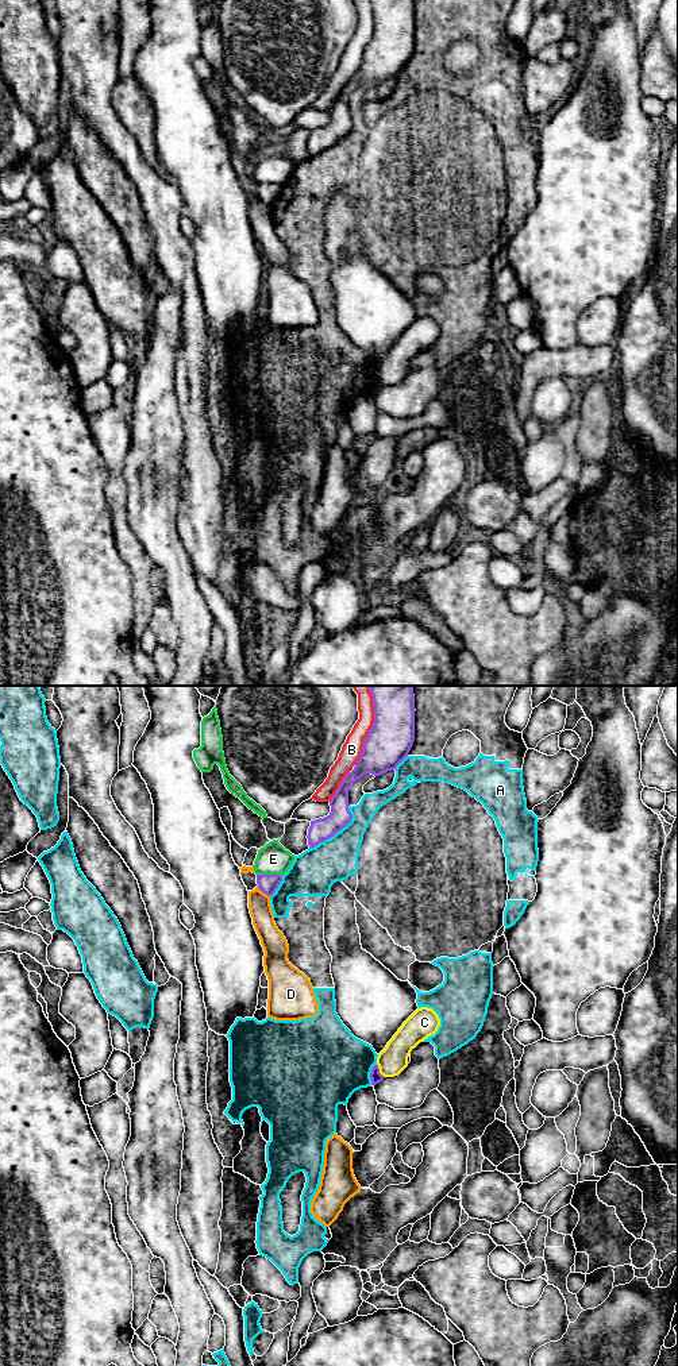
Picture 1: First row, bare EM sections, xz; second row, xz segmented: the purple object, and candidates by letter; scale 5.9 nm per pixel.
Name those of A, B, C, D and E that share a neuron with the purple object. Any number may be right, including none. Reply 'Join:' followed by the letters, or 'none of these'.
Join: none of these

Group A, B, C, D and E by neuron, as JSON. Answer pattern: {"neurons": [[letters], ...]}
{"neurons": [["A"], ["B"], ["C"], ["D"], ["E"]]}

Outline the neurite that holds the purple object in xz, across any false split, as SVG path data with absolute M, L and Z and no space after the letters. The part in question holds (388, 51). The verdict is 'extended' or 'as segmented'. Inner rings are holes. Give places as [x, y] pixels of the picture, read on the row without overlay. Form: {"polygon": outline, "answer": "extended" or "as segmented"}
{"polygon": "M370 0L374 13L374 31L363 50L359 69L346 84L330 109L331 121L311 130L308 138L309 158L334 146L346 136L353 124L348 119L350 96L363 84L380 85L408 65L415 50L413 0Z", "answer": "as segmented"}

